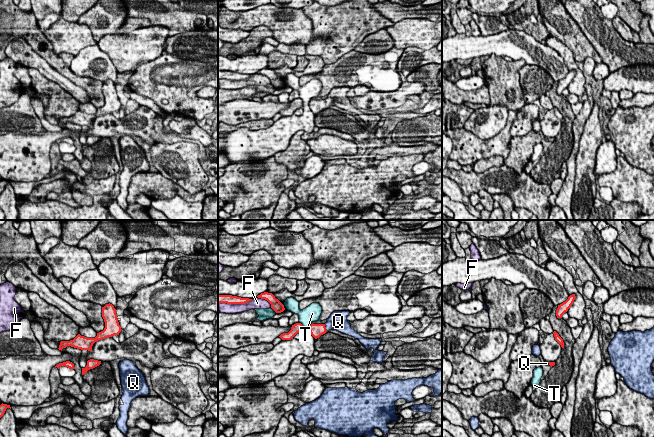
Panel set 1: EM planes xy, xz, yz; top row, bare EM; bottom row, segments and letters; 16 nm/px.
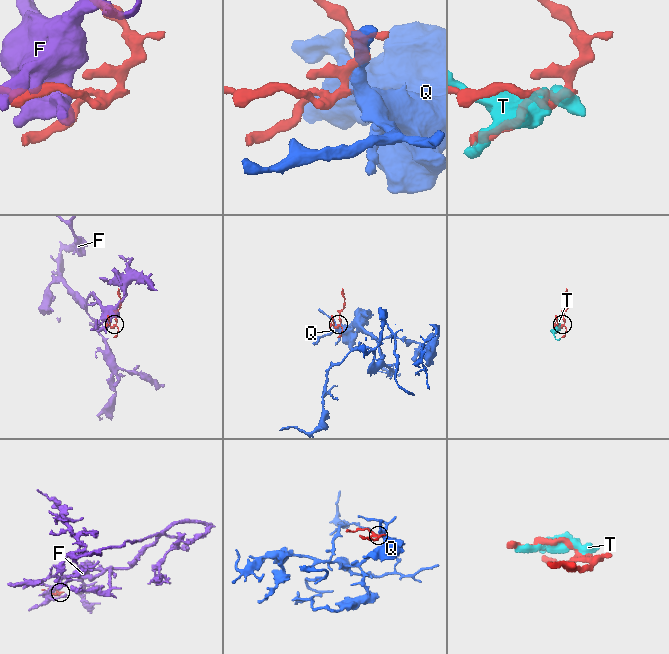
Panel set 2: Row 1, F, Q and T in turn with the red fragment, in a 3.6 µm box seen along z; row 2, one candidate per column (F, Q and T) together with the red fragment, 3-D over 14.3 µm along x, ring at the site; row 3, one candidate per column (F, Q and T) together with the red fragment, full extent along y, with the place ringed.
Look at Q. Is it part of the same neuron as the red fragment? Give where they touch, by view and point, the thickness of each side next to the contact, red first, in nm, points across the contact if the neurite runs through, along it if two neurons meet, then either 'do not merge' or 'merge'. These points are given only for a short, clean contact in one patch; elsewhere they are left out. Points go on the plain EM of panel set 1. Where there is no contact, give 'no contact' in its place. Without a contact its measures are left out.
contact xz (325, 103); calibres 220 and 300 nm; way xz (316, 106), (325, 103), (338, 97); merge

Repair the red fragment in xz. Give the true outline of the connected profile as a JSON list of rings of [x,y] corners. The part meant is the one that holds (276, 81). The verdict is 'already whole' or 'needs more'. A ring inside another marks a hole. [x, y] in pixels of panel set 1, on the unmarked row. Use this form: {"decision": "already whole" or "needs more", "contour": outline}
{"decision": "already whole", "contour": [[[264,68],[257,73],[267,76],[271,80],[271,84],[276,89],[281,89],[285,86],[284,81],[278,75],[276,75],[272,69]]]}

